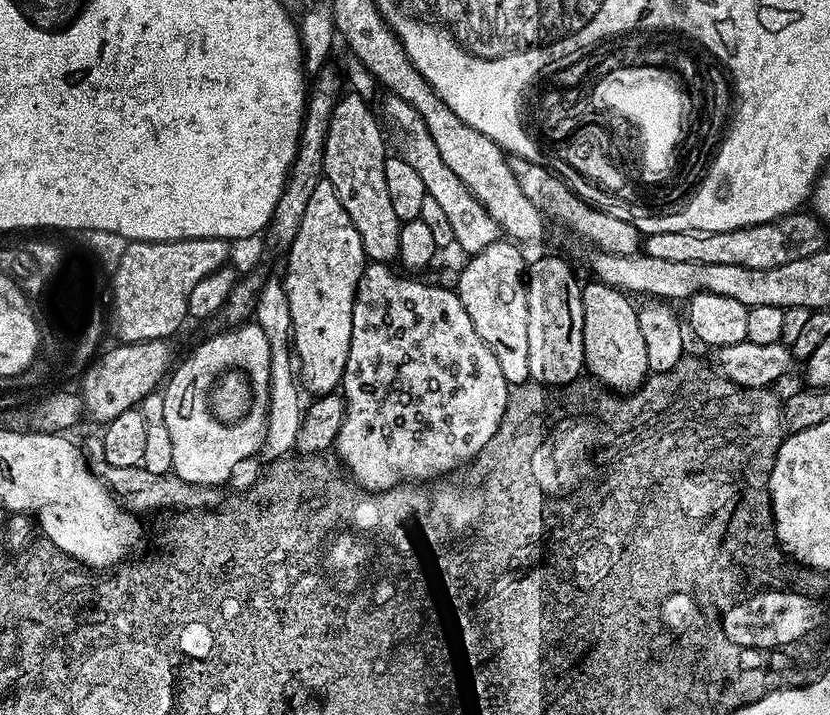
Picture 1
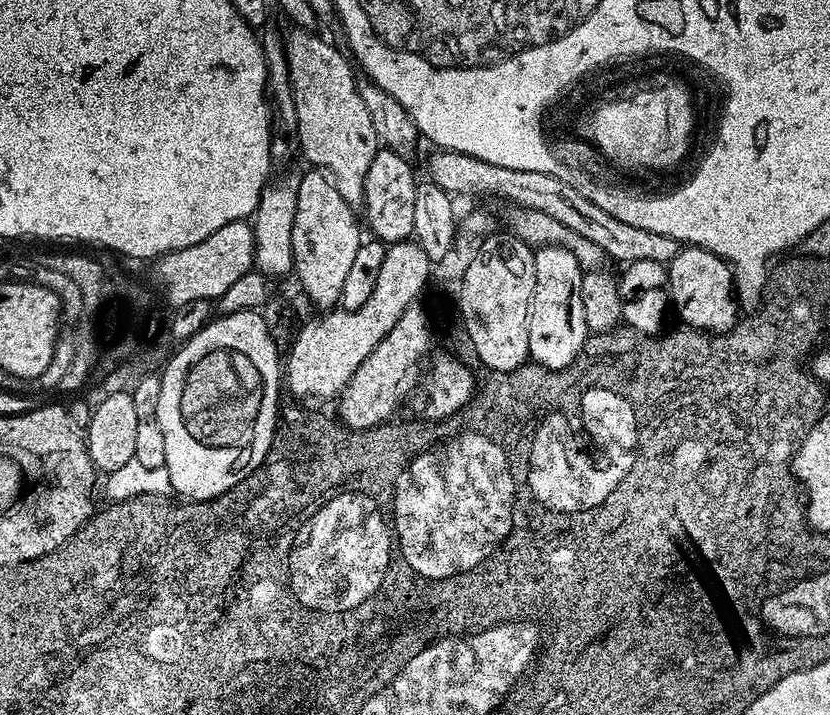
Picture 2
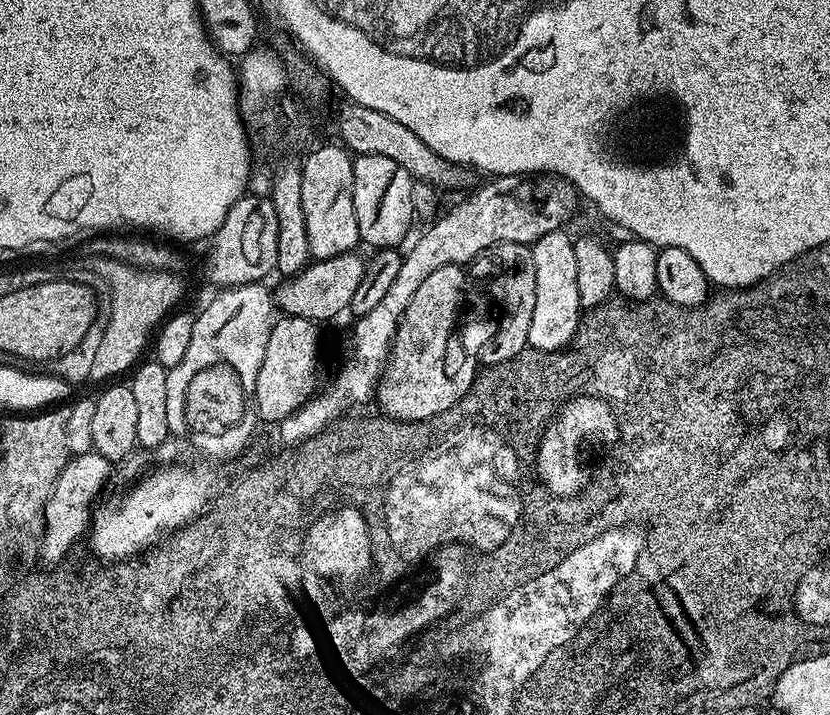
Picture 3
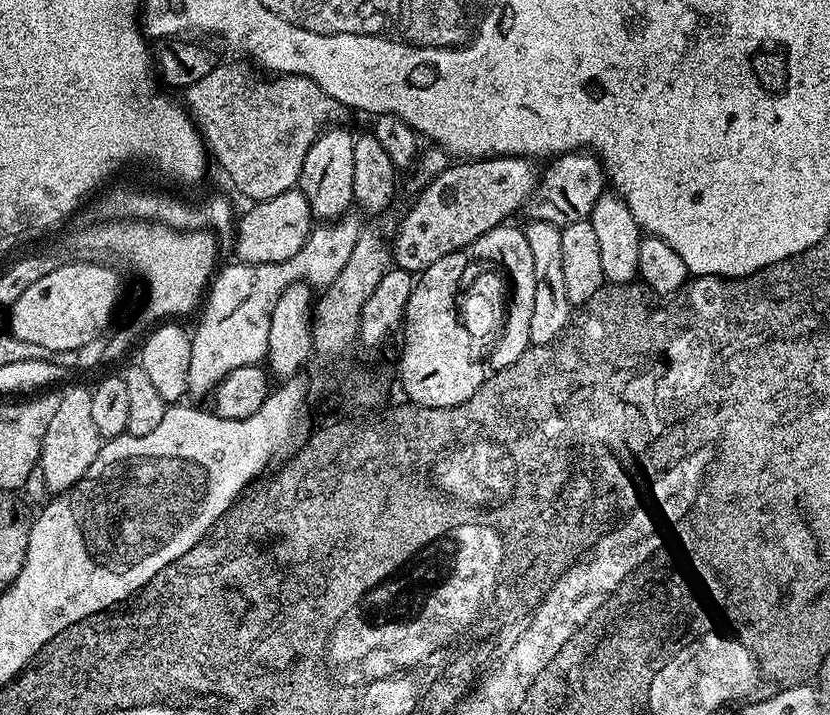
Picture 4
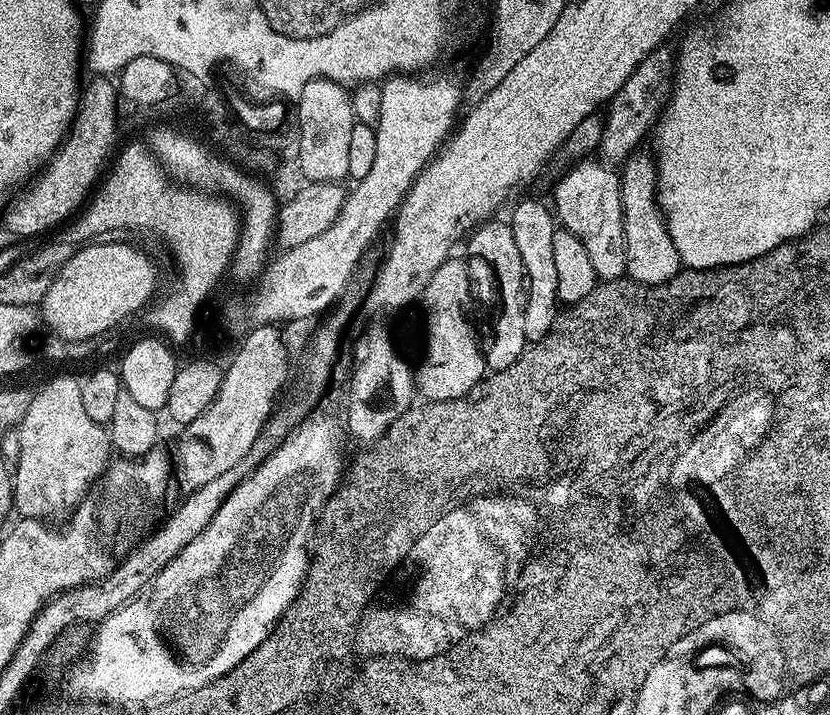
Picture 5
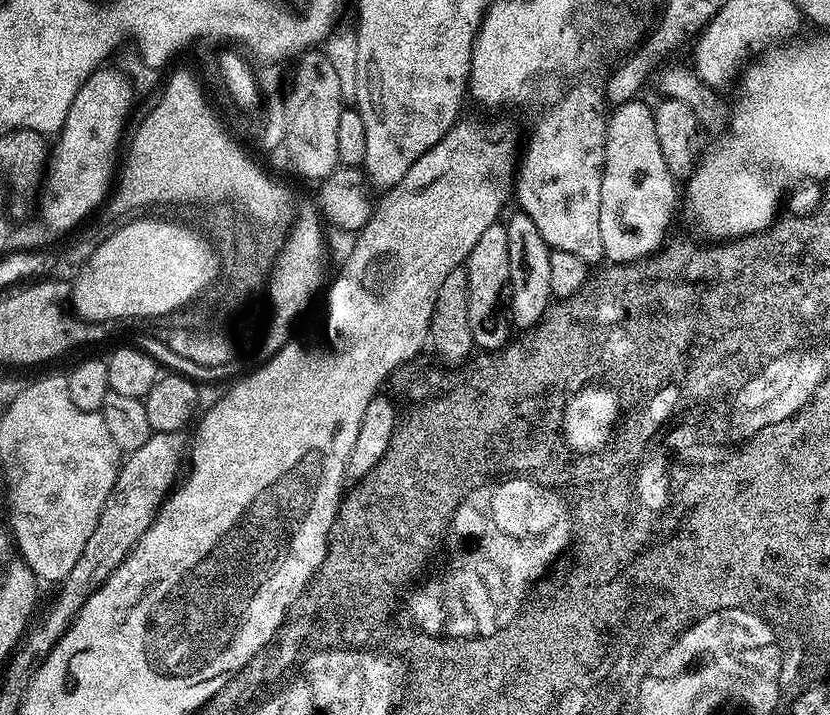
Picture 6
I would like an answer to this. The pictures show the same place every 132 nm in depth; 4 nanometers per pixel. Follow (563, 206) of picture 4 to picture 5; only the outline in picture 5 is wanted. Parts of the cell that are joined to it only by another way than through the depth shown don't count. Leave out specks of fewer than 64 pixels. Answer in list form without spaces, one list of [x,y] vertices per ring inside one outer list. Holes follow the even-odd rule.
[[[661,46],[638,65],[622,82],[620,89],[612,95],[606,105],[604,116],[604,129],[598,152],[609,165],[620,166],[641,144],[640,139],[649,135],[656,121],[661,115],[664,105],[667,103],[667,95],[672,85],[672,73],[674,71],[674,52],[668,46]]]

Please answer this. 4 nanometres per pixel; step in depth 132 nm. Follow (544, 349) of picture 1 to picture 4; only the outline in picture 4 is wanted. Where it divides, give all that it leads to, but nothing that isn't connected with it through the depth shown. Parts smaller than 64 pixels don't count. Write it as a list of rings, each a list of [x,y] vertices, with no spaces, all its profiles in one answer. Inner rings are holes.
[[[528,220],[523,225],[530,255],[534,258],[534,314],[530,317],[530,341],[532,344],[548,344],[564,333],[573,315],[574,305],[566,298],[566,281],[562,274],[561,225]]]

